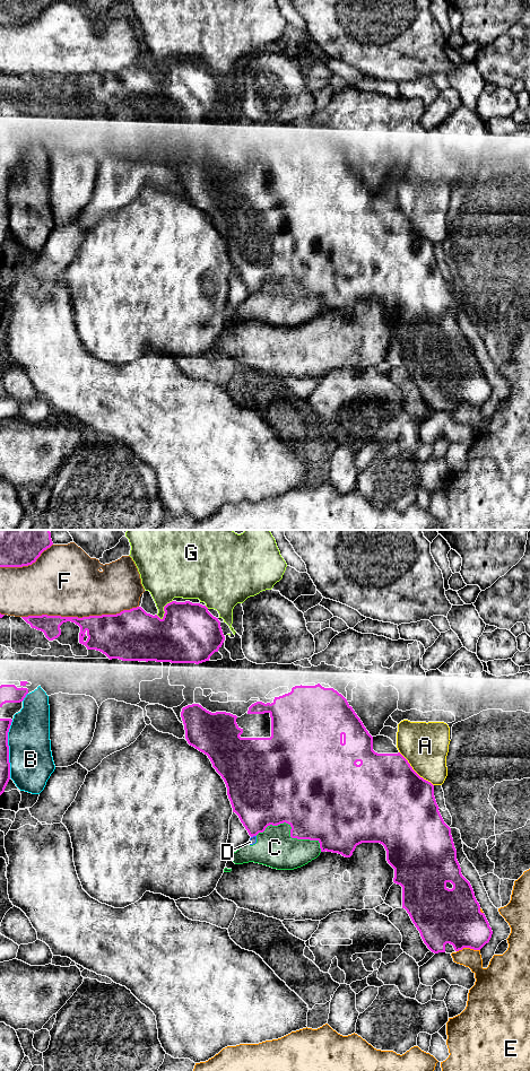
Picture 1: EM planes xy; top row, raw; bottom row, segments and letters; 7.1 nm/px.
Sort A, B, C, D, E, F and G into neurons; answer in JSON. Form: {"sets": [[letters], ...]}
{"sets": [["A"], ["B"], ["C", "D"], ["E"], ["F"], ["G"]]}

